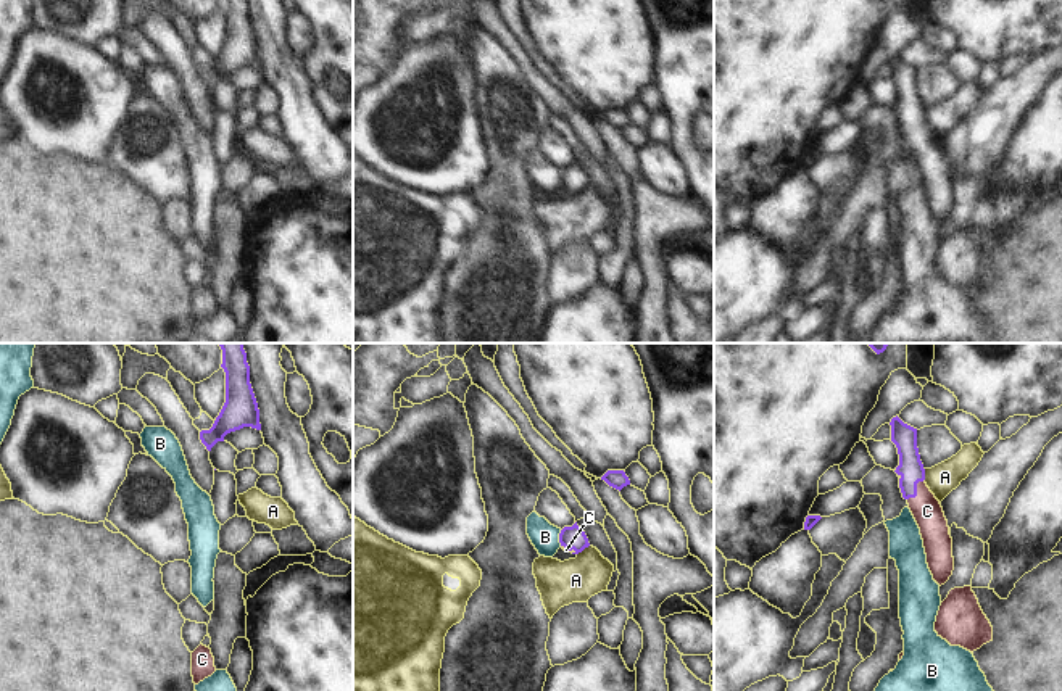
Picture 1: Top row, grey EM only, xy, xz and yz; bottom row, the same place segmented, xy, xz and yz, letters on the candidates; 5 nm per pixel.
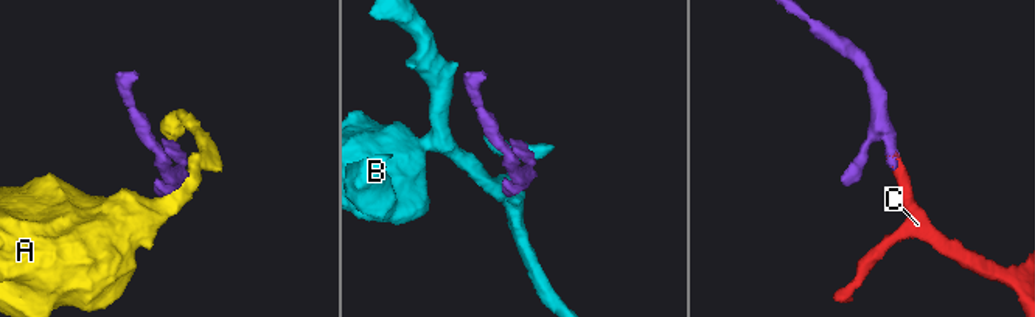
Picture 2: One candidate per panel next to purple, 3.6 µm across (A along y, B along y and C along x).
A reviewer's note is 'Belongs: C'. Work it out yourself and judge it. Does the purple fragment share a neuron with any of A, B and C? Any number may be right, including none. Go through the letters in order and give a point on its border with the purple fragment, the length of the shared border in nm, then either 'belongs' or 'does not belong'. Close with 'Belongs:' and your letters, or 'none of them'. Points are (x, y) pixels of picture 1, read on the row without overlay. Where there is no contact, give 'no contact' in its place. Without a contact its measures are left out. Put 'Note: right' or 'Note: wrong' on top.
Note: right
A: xz (582, 189) | 80 nm | does not belong
B: xz (560, 177) | 80 nm | does not belong
C: yz (916, 129) | 140 nm | belongs
Belongs: C

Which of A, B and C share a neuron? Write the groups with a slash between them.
A / B / C

